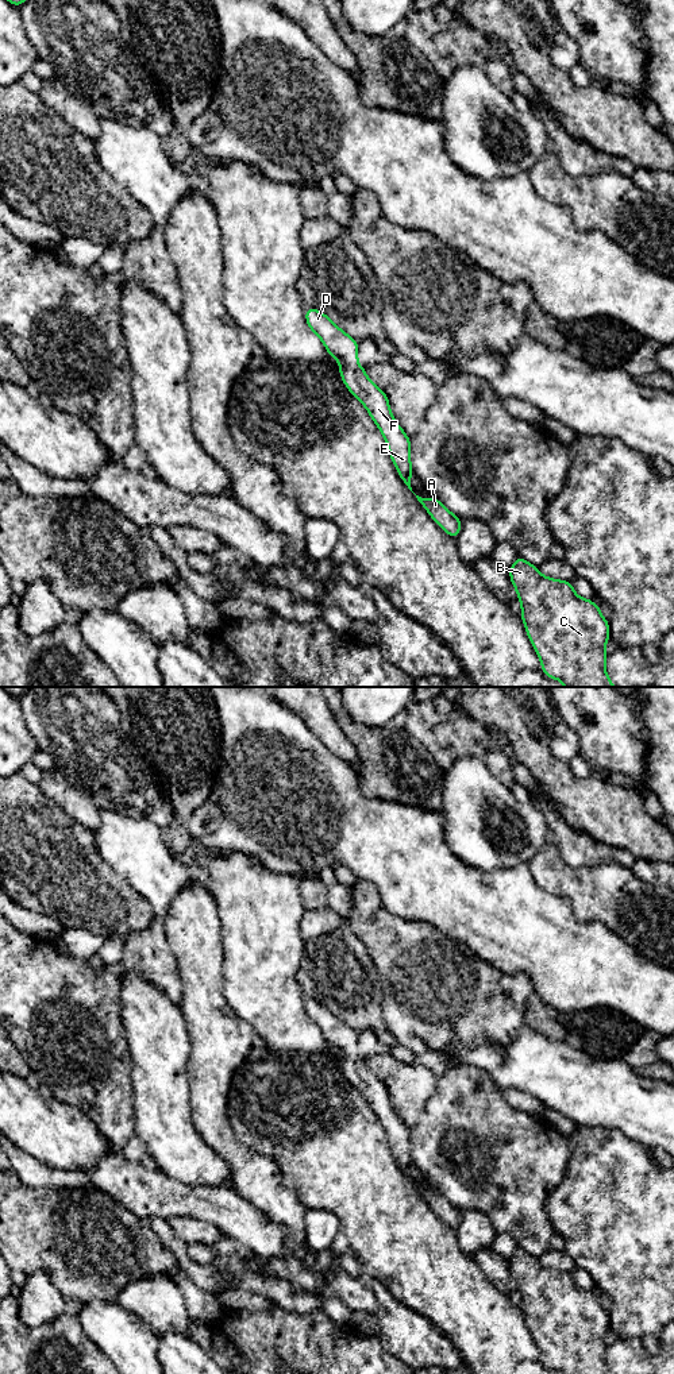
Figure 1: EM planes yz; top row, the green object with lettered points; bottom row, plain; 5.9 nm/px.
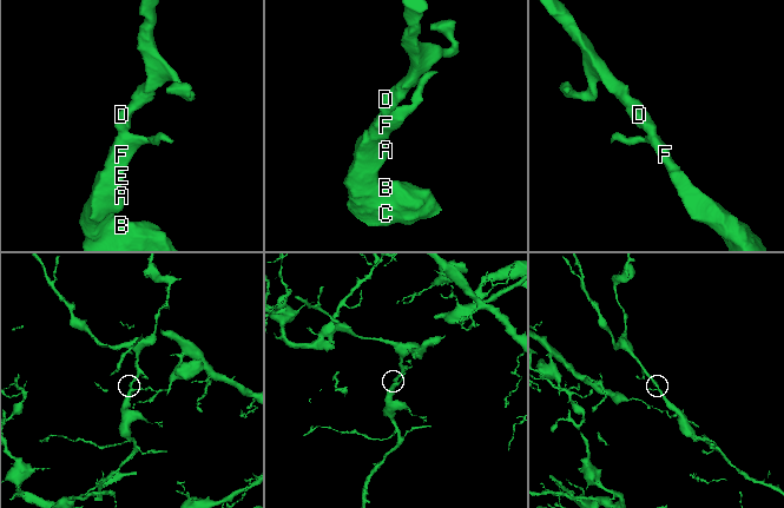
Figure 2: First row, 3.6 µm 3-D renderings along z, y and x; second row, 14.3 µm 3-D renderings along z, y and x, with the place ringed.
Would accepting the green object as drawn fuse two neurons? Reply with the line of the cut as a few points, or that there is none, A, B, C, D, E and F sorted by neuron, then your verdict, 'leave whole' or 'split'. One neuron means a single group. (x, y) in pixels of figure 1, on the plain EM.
cut none; groups A B C D E F; leave whole

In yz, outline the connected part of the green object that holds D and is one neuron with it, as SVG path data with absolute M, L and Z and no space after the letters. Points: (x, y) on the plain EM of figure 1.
M307 997L305 1011L330 1047L339 1051L339 1065L343 1074L367 1100L388 1135L389 1146L401 1172L412 1182L411 1169L415 1163L411 1157L411 1128L394 1111L386 1085L369 1070L365 1058L358 1055L359 1035L326 1004L315 999Z

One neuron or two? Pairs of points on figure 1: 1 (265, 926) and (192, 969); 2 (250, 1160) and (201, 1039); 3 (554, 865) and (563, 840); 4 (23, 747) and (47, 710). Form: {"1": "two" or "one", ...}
{"1": "two", "2": "one", "3": "two", "4": "two"}

